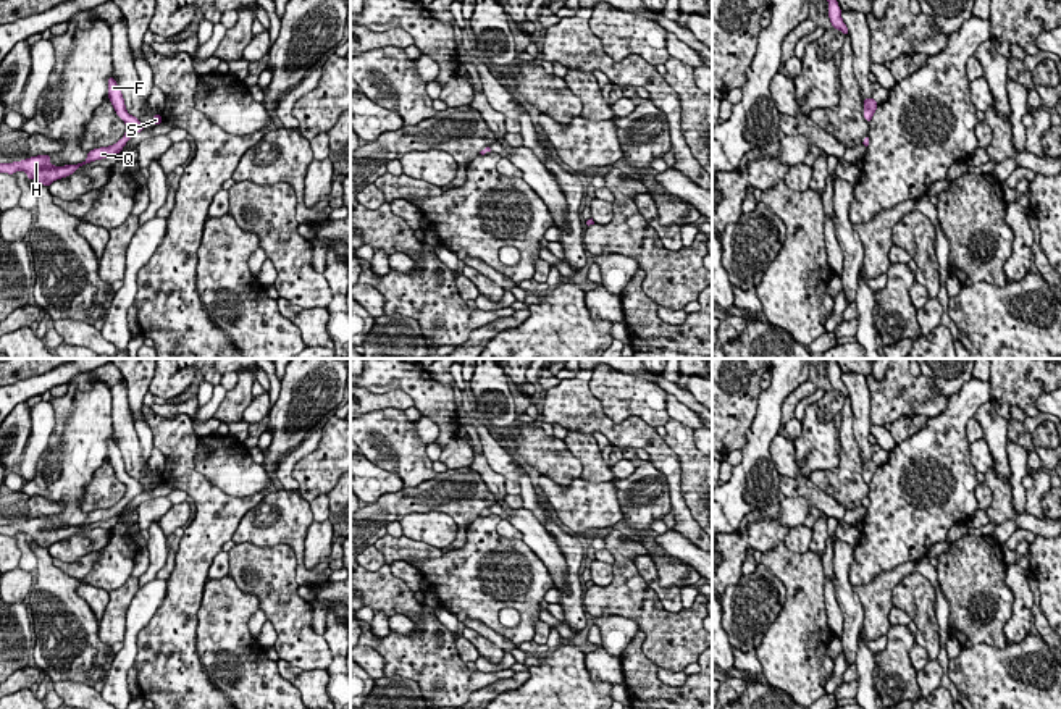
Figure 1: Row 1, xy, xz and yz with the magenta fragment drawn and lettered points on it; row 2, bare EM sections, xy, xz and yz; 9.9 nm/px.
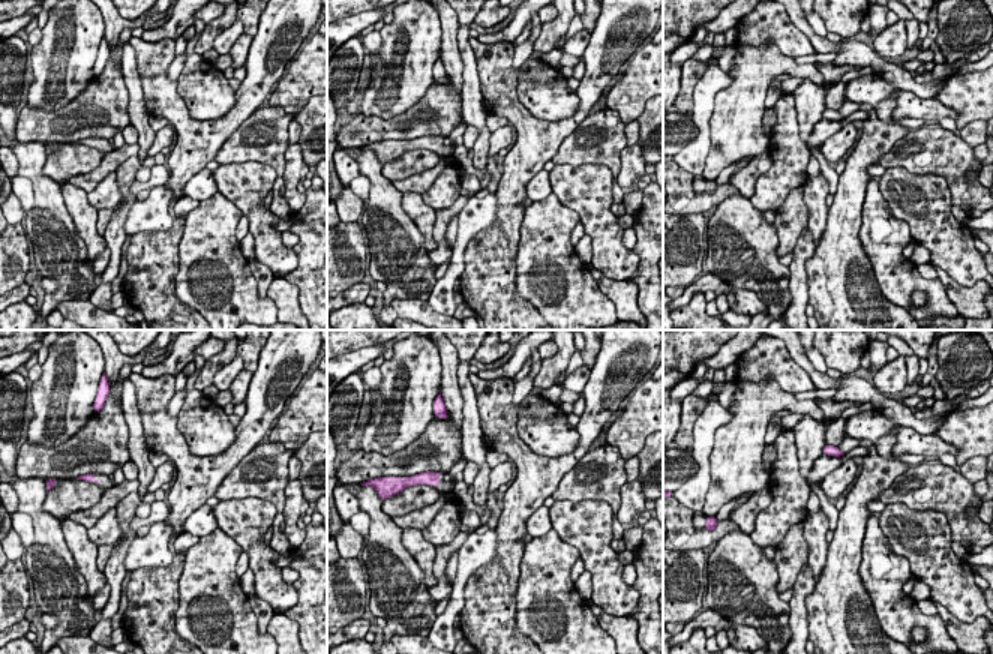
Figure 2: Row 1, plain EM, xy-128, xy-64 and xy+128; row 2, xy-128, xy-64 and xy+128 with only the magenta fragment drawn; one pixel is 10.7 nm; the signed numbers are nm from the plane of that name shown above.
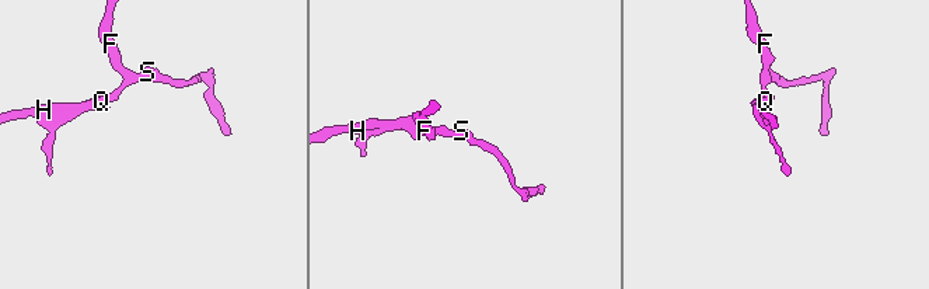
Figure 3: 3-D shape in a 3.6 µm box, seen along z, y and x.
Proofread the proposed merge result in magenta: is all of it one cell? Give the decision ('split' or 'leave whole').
leave whole

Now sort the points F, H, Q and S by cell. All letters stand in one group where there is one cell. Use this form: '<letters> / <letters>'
F H Q S

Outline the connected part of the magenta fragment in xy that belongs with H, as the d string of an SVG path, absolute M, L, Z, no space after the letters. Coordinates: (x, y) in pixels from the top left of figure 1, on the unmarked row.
M113 438L108 439L108 460L116 476L121 480L121 483L126 485L124 499L120 501L116 506L110 509L100 509L100 510L89 512L87 520L78 527L53 528L50 517L37 517L37 518L31 518L21 523L0 525L0 535L15 536L16 533L23 531L27 536L27 541L31 543L36 541L42 547L48 549L53 543L73 536L76 531L79 531L86 525L108 520L111 517L123 514L123 509L126 507L126 504L132 497L140 494L145 489L145 486L126 473L121 451L118 444L113 441Z

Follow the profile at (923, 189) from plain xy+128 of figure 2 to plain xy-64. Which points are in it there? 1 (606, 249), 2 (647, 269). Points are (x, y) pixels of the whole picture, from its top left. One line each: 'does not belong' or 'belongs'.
1: belongs
2: does not belong

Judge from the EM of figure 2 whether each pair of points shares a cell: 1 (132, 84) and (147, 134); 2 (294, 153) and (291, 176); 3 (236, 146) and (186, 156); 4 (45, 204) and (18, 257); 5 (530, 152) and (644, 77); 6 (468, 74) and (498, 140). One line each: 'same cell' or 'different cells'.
1: same cell
2: same cell
3: different cells
4: different cells
5: different cells
6: different cells

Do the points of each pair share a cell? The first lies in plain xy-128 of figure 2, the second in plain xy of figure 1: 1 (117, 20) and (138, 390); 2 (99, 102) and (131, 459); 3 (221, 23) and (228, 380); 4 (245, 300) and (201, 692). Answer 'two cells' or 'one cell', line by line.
1: two cells
2: two cells
3: two cells
4: two cells

